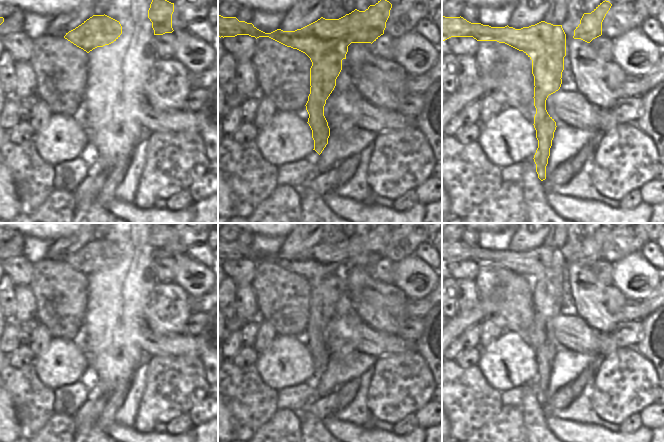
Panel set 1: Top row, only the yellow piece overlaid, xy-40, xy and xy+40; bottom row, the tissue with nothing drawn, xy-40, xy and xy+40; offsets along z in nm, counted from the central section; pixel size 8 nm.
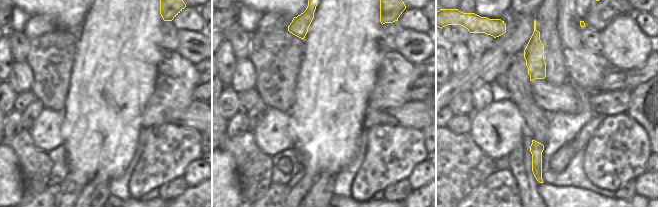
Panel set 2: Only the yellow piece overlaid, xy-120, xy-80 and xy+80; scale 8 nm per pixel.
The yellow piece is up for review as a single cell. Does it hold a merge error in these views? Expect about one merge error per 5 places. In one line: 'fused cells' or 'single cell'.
fused cells

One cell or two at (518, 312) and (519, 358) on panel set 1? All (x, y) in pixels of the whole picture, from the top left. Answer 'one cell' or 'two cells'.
two cells

